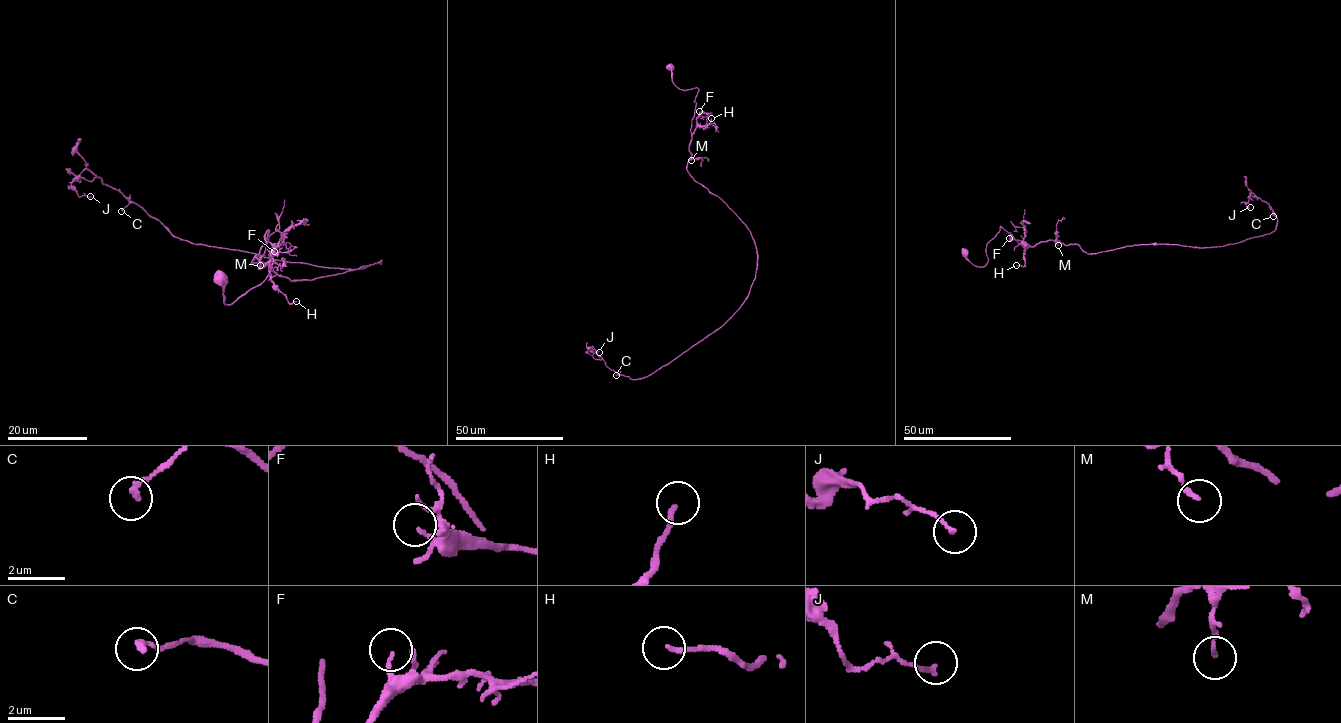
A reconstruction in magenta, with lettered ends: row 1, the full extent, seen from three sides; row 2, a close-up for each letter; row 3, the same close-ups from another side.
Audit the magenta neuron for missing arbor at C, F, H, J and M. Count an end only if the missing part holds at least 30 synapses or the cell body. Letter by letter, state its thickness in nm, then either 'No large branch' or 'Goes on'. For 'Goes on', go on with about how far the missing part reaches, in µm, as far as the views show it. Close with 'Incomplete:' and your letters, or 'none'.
C: Thickness 200 nm. No large branch
F: Thickness 140 nm. No large branch
H: Thickness 170 nm. No large branch
J: Thickness 160 nm. No large branch
M: Thickness 130 nm. No large branch
Incomplete: none

